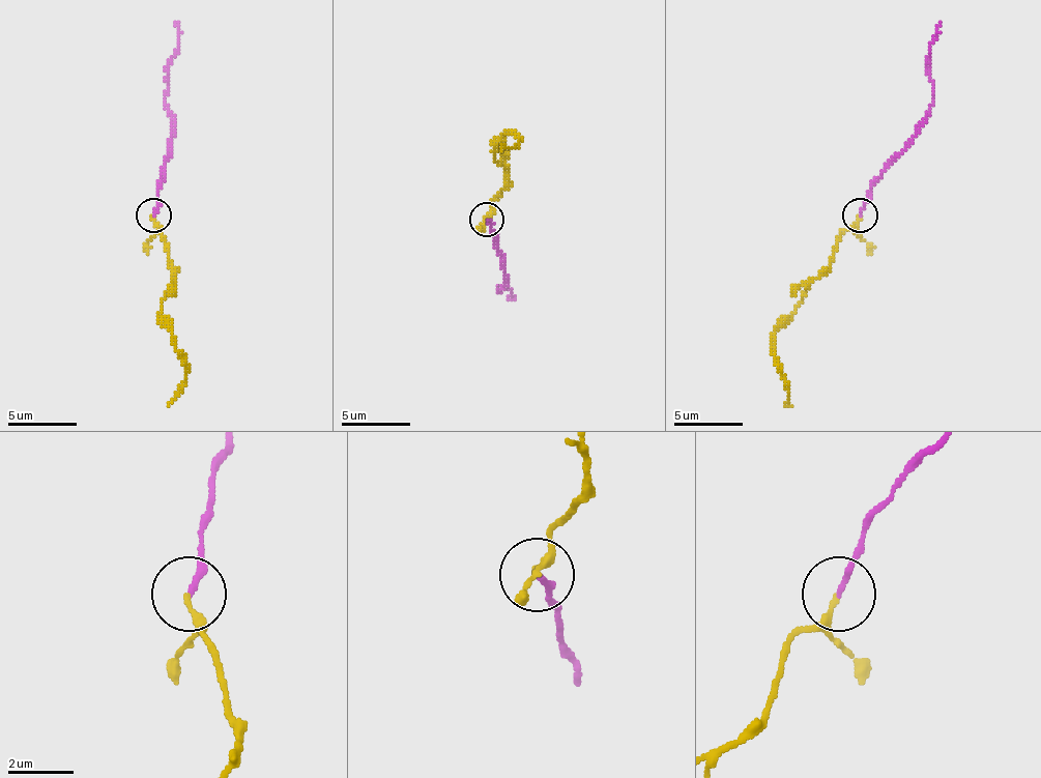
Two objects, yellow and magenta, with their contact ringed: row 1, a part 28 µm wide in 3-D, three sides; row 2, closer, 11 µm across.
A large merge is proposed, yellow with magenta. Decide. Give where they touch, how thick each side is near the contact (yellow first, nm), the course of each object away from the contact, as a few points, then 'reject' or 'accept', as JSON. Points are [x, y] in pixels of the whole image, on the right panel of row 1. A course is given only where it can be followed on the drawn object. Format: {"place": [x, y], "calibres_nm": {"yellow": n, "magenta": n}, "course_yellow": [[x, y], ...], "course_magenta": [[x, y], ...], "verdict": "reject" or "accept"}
{"place": [860, 214], "calibres_nm": {"yellow": 170, "magenta": 170}, "course_yellow": [[861, 215], [840, 236], [826, 267], [809, 282], [794, 313], [774, 334], [781, 378], [788, 396], [784, 406]], "course_magenta": [[861, 215], [871, 184], [926, 119], [933, 102], [930, 47], [941, 22]], "verdict": "accept"}

